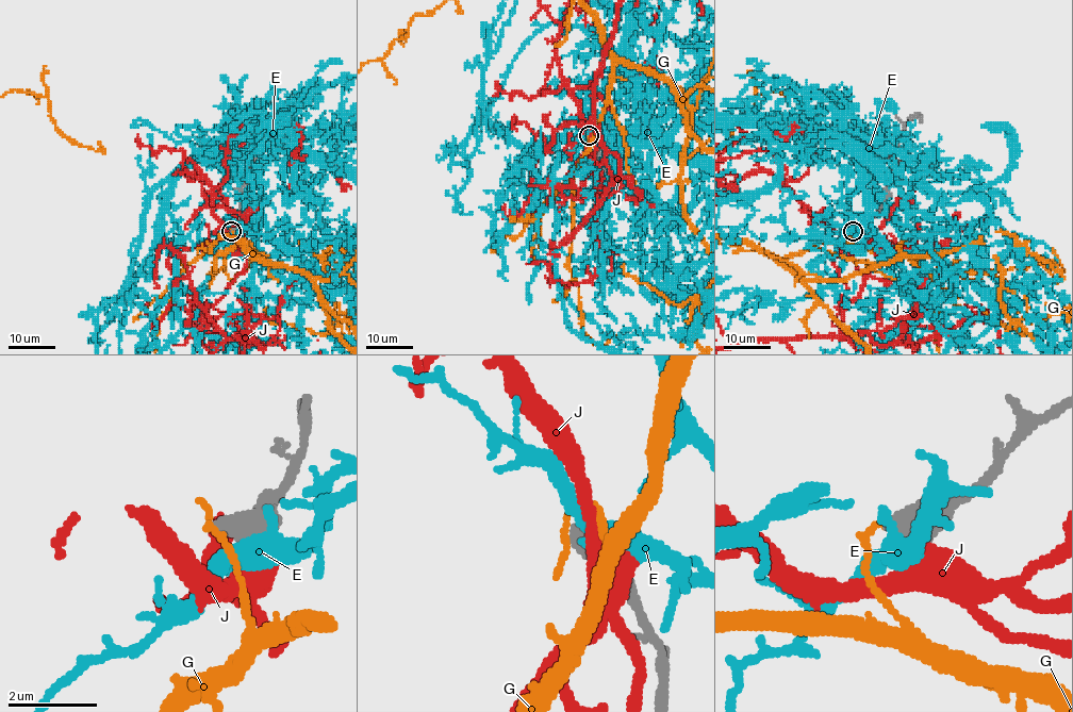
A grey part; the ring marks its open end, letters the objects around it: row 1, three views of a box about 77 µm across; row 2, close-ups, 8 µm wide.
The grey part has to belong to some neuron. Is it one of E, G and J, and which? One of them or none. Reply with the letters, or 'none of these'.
none of these

